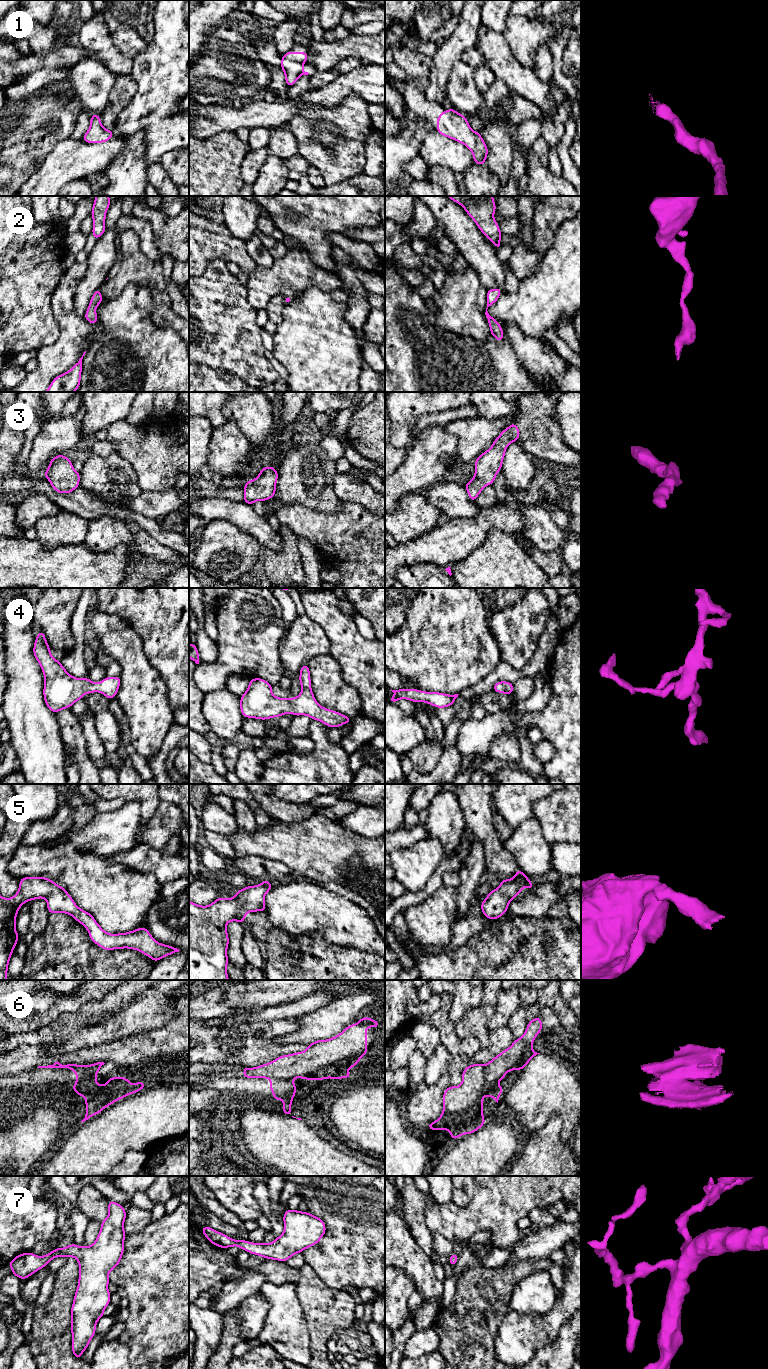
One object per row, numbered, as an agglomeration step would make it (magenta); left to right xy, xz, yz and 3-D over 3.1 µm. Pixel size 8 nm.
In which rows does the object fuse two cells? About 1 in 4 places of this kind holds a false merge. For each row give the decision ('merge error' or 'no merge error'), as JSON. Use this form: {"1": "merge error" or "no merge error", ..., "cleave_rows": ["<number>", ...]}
{"1": "no merge error", "2": "no merge error", "3": "no merge error", "4": "no merge error", "5": "no merge error", "6": "merge error", "7": "no merge error", "cleave_rows": ["6"]}

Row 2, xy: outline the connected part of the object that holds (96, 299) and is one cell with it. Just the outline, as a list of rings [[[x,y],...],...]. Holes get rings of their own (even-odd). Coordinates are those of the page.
[[[97,289],[90,299],[90,304],[86,310],[84,318],[90,322],[92,325],[95,325],[98,321],[96,307],[102,303],[103,296],[100,289]]]

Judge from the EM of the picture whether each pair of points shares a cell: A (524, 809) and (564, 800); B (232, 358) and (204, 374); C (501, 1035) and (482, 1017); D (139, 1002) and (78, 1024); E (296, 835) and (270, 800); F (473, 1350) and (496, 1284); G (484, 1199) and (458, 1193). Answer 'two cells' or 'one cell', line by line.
A: two cells
B: two cells
C: two cells
D: one cell
E: two cells
F: one cell
G: two cells

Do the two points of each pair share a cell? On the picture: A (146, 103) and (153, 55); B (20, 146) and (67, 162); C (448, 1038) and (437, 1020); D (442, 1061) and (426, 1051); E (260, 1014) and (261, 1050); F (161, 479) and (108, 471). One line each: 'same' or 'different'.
A: same
B: different
C: same
D: different
E: different
F: different

